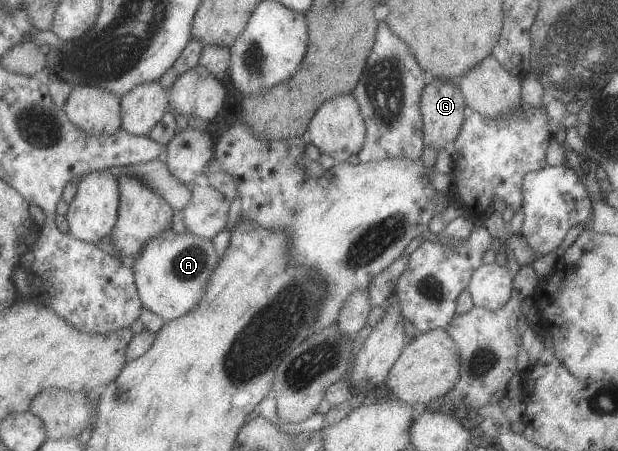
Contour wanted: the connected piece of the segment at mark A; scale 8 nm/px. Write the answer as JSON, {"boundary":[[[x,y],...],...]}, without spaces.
{"boundary":[[[172,228],[152,239],[142,257],[131,264],[137,275],[144,307],[170,322],[186,317],[204,301],[220,262],[221,253],[212,239],[194,235],[188,229],[186,233],[177,233]]]}

